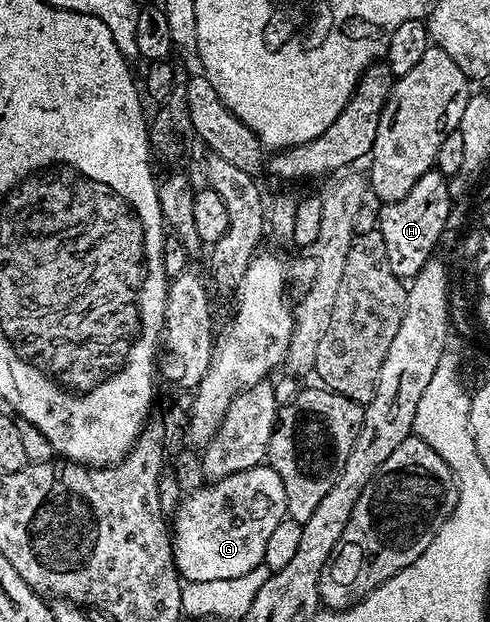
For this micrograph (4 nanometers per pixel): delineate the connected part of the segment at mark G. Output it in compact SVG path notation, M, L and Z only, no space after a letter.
M260 465L253 469L245 469L241 473L233 473L224 479L216 479L211 487L199 487L191 496L184 498L179 504L177 513L173 517L173 546L175 549L175 568L186 582L214 581L222 578L241 578L243 574L248 574L255 566L262 564L265 557L265 544L269 541L269 536L273 529L282 519L287 518L287 506L285 505L285 485L281 485L281 477L269 465Z

